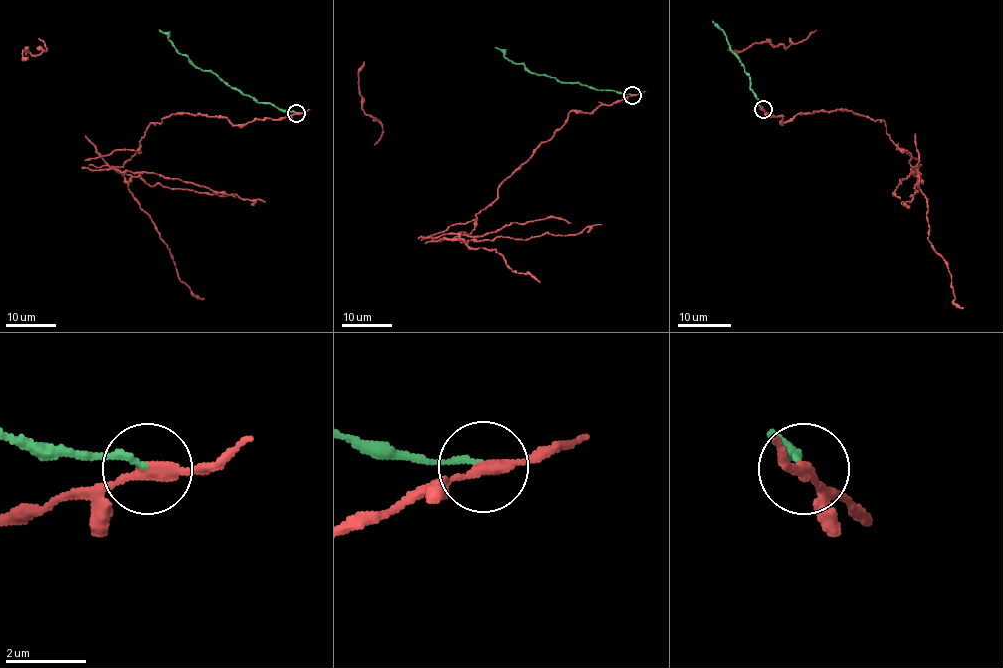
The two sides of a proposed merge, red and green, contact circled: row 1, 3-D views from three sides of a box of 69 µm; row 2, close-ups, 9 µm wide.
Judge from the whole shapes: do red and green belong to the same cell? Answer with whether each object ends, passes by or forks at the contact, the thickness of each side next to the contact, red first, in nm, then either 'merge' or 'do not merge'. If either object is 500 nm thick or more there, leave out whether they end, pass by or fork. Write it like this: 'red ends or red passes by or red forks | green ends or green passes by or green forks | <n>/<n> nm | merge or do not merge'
red passes by | green ends | 280/140 nm | do not merge

